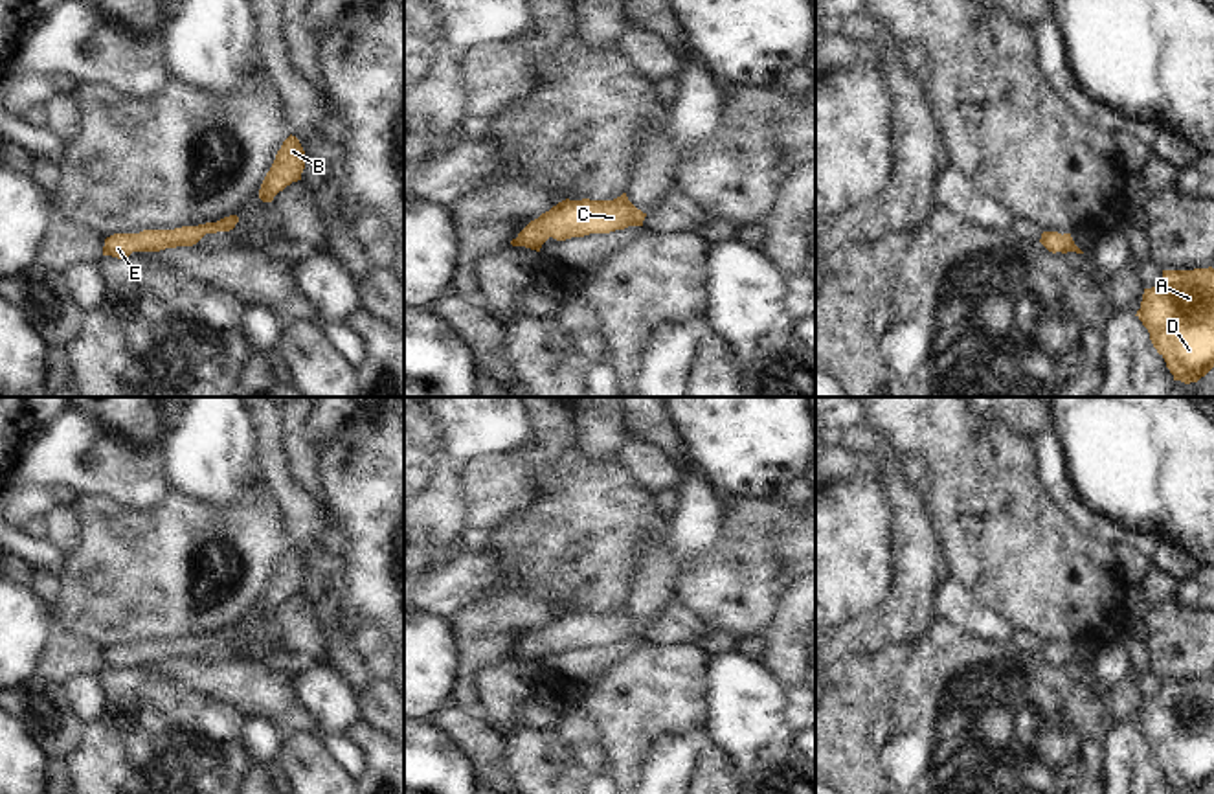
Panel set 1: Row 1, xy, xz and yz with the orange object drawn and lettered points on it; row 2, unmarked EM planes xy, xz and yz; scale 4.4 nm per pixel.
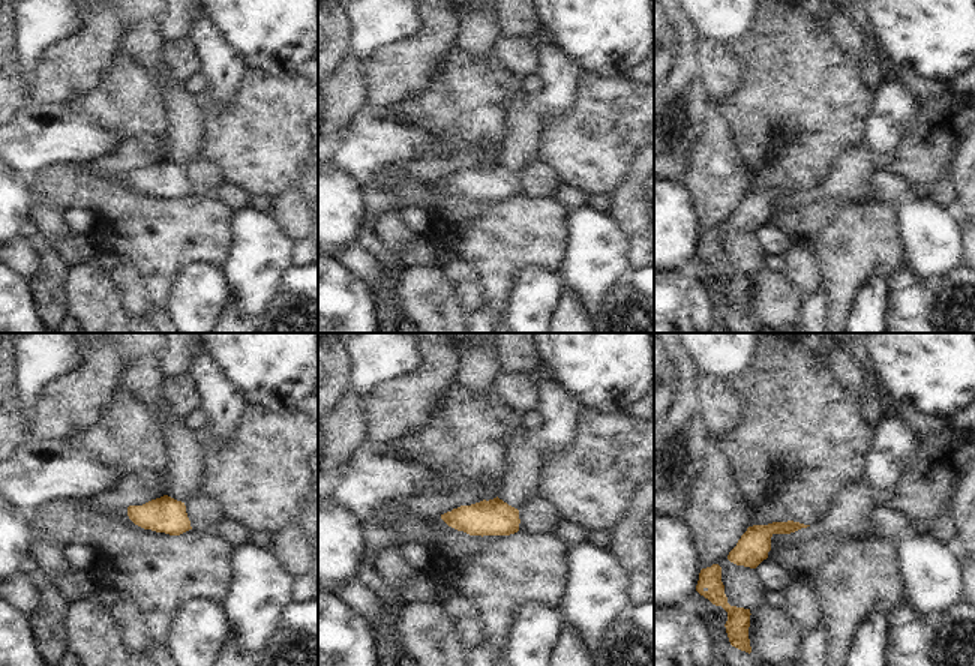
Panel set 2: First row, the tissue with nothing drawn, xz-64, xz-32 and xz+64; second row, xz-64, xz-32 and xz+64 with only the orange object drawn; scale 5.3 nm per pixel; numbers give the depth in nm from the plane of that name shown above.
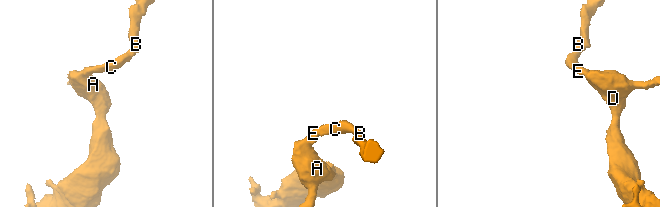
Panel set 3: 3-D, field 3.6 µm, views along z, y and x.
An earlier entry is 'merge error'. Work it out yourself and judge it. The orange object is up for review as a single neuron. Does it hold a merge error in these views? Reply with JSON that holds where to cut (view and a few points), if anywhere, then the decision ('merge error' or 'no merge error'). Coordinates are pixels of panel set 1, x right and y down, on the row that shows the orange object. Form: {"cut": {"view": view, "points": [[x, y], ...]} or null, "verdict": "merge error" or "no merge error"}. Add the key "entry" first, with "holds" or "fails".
{"entry": "fails", "cut": null, "verdict": "no merge error"}

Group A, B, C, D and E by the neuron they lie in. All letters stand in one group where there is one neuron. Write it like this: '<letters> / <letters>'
A B C D E

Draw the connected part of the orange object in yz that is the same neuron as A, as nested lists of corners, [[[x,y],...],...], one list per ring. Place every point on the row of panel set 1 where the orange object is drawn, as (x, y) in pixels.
[[[1214,268],[1163,270],[1135,314],[1174,380],[1197,382],[1214,368]]]

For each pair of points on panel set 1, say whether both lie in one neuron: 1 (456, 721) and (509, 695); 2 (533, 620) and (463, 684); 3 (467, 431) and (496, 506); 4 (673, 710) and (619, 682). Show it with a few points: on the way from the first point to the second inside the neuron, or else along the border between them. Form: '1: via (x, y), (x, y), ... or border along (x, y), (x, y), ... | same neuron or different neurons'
1: border along (483, 717), (502, 737) | different neurons
2: via (511, 620), (471, 662) | same neuron
3: border along (518, 443), (507, 451), (476, 454), (461, 469) | different neurons
4: via (660, 697), (656, 693), (632, 693) | same neuron

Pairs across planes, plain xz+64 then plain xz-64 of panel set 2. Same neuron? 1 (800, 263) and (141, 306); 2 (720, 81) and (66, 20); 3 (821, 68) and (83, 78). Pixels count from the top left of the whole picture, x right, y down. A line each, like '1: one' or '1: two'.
1: one
2: two
3: two

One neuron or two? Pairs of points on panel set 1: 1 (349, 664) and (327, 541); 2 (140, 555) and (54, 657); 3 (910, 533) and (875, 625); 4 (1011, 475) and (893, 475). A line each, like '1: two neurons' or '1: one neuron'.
1: two neurons
2: two neurons
3: one neuron
4: two neurons

